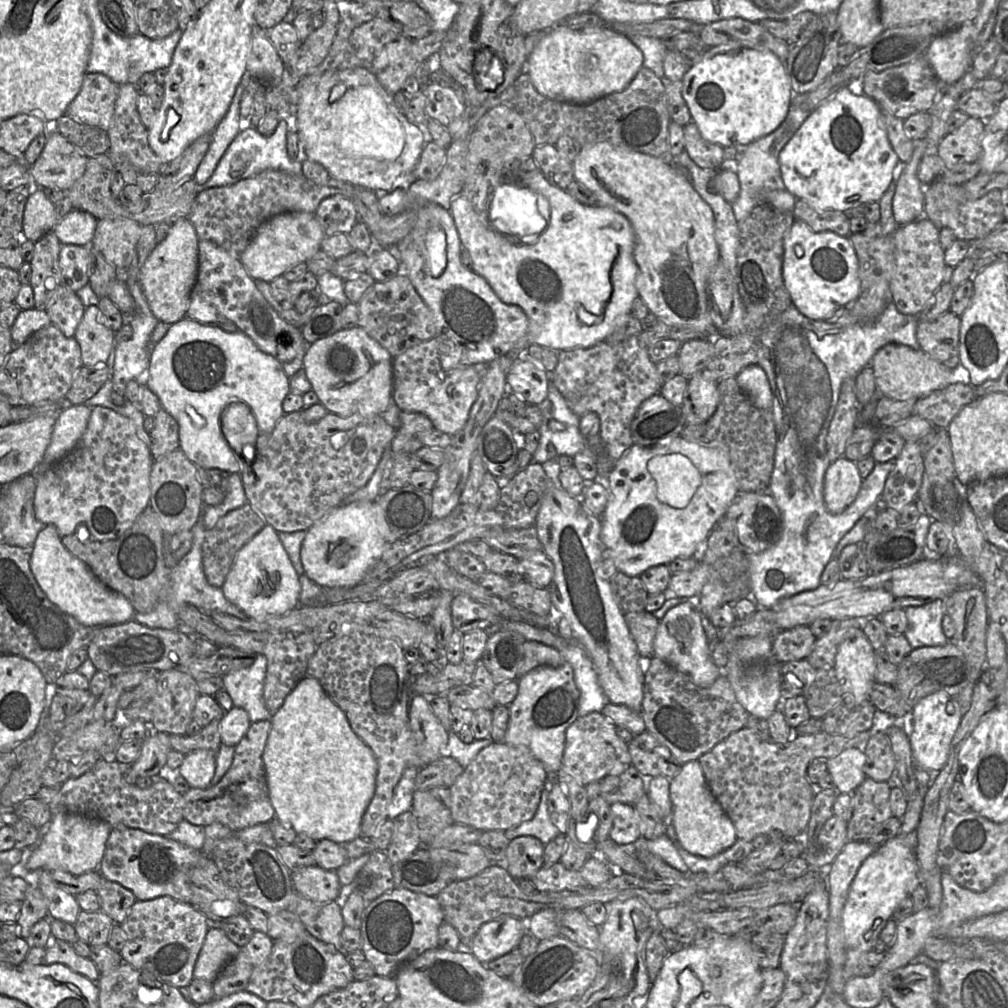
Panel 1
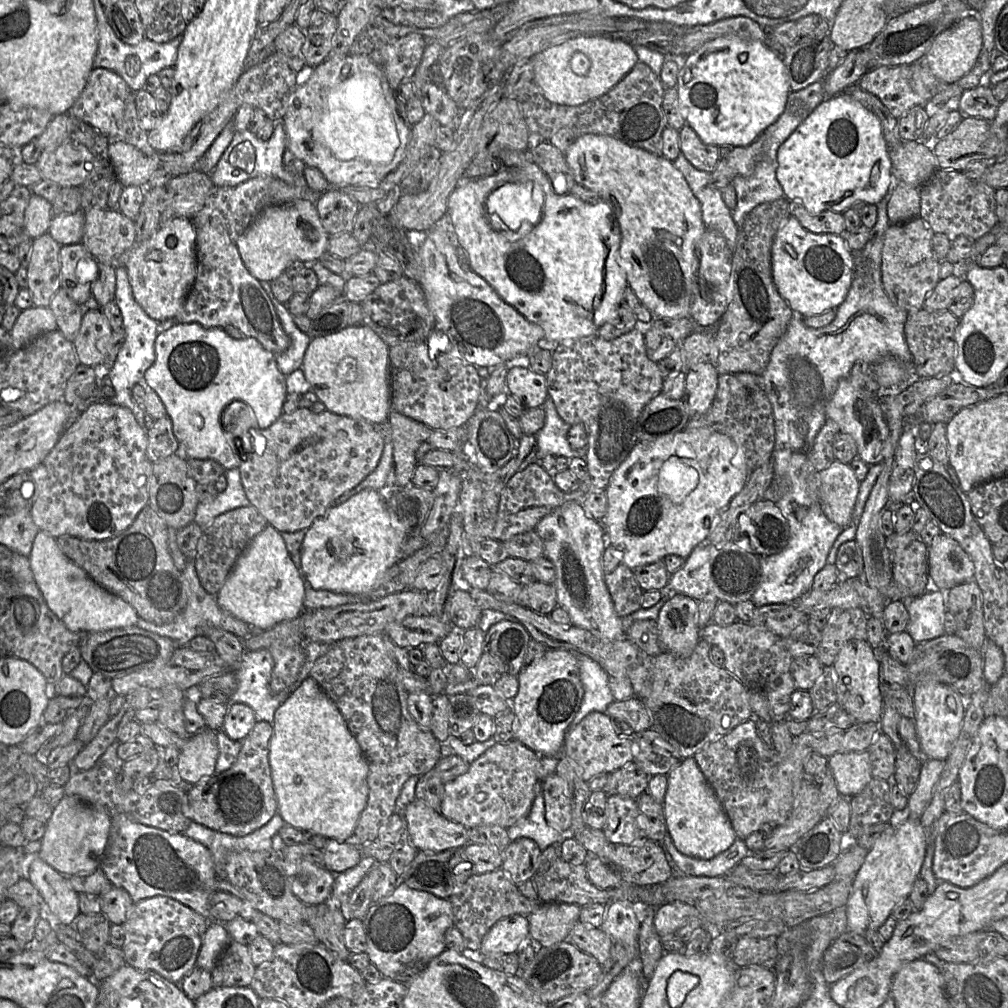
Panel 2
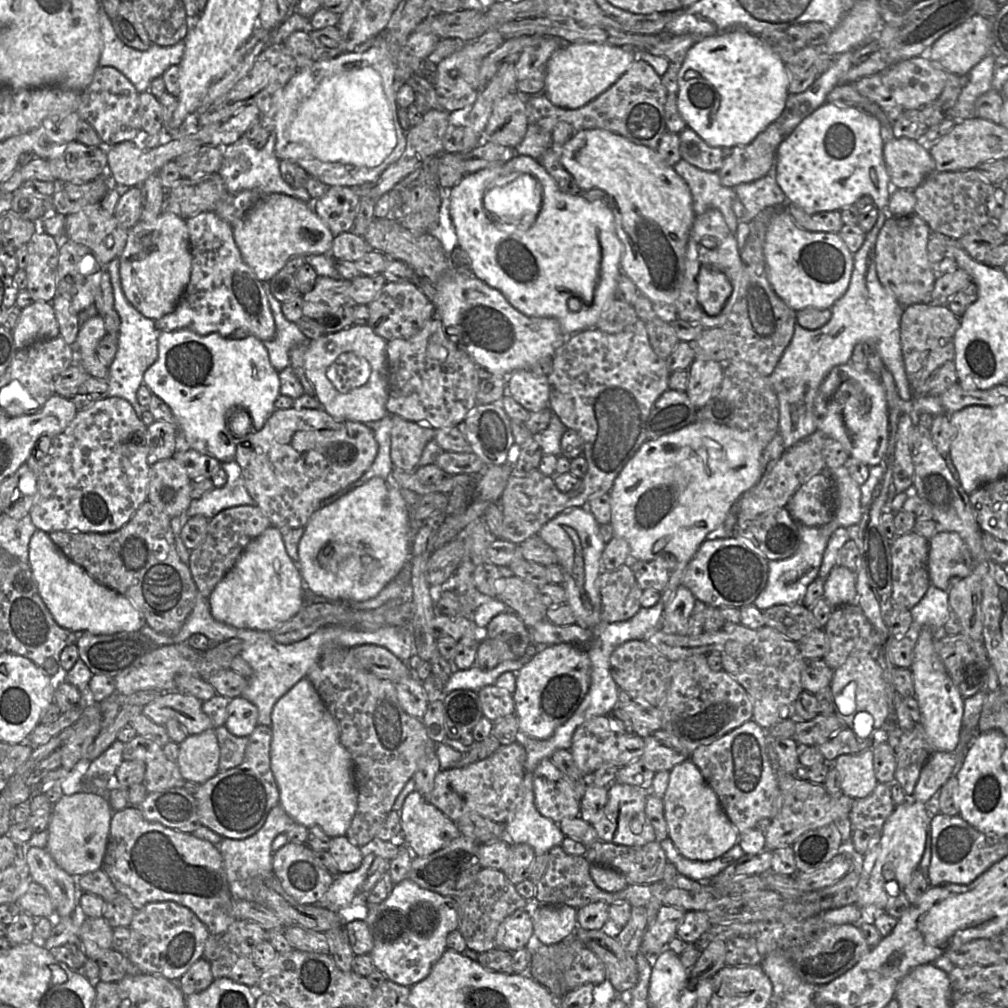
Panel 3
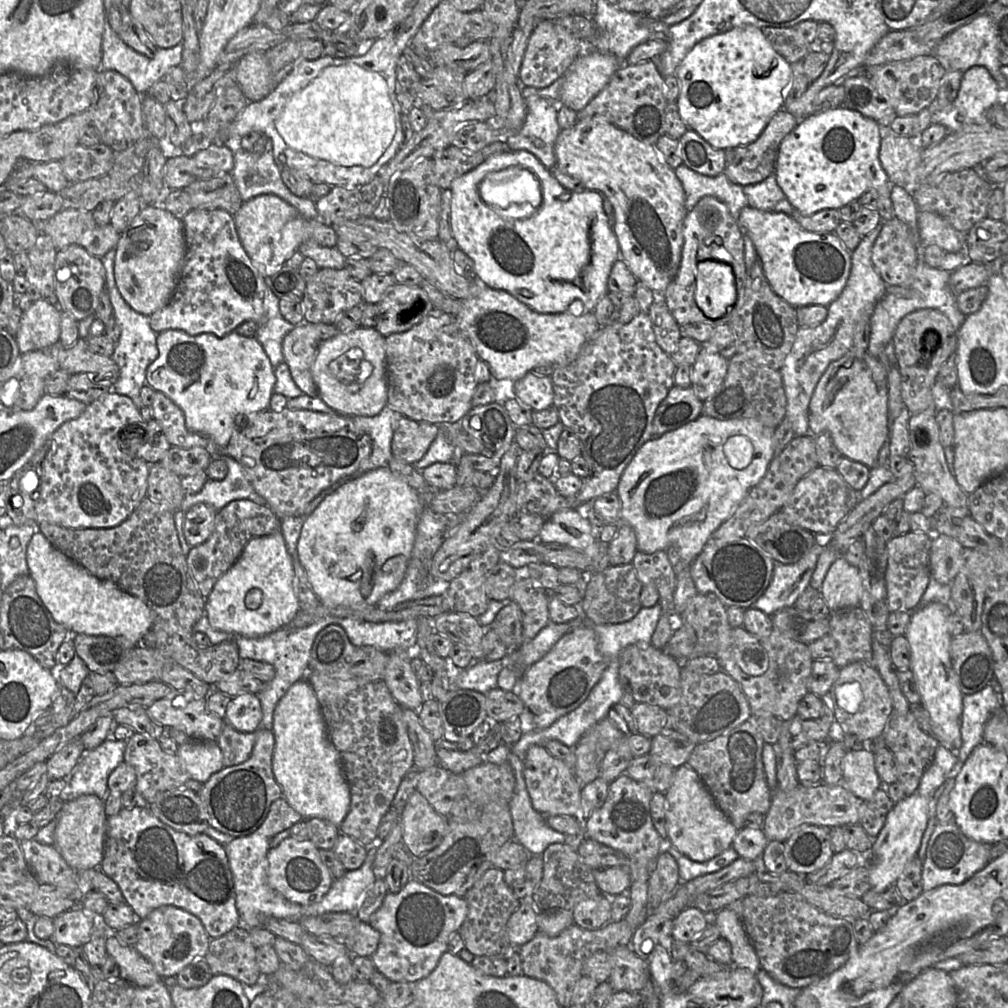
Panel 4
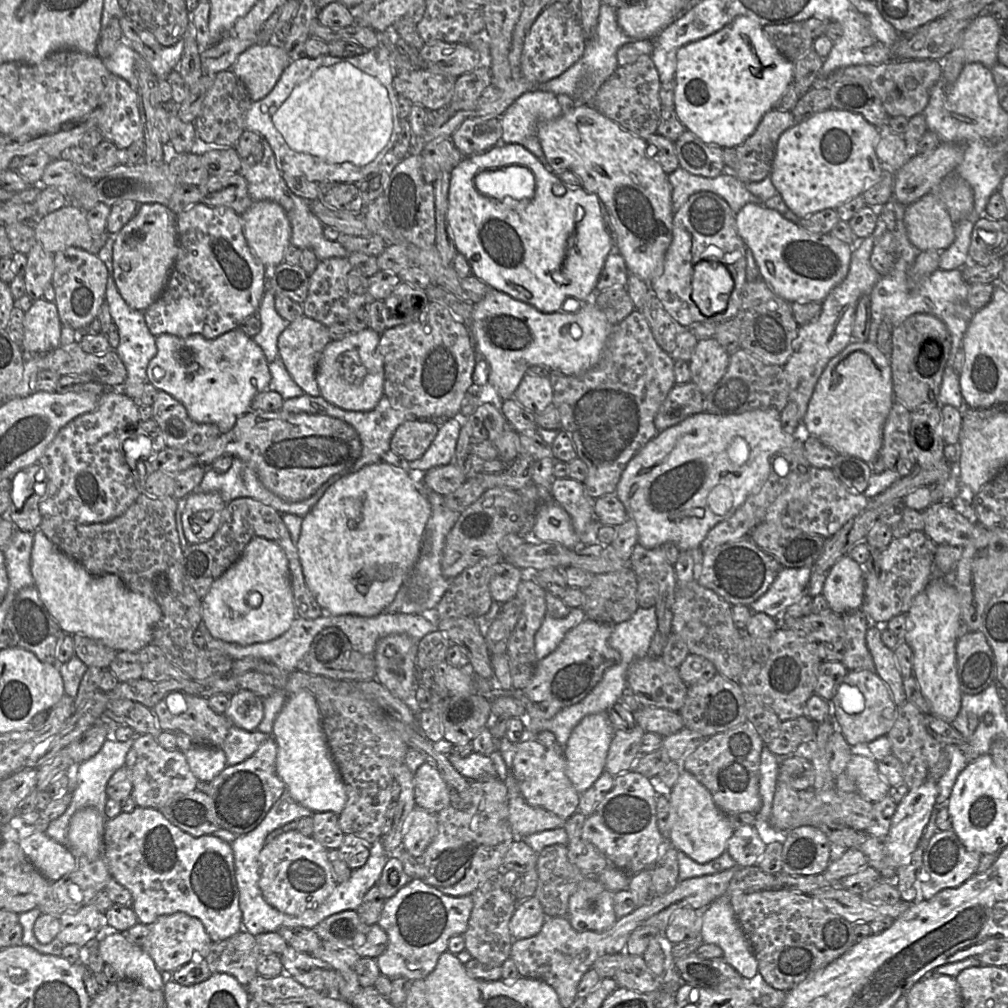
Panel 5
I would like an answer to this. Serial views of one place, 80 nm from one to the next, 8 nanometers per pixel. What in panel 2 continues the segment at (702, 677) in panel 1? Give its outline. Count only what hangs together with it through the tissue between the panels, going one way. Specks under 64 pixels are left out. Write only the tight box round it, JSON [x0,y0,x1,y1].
[657,593,700,657]

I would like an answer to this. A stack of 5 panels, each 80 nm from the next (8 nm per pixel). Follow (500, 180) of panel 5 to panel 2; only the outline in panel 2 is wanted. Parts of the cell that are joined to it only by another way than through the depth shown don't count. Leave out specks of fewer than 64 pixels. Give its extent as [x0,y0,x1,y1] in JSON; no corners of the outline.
[485,181,543,231]

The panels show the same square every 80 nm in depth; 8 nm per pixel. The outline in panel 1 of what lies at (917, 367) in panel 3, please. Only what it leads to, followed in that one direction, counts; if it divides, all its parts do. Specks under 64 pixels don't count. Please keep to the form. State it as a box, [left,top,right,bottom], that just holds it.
[916,311,961,369]

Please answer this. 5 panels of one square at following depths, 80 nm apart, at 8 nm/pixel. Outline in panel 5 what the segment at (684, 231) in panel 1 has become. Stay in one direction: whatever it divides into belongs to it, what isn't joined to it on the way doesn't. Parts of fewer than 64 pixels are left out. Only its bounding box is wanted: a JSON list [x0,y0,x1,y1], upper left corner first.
[538,103,674,283]

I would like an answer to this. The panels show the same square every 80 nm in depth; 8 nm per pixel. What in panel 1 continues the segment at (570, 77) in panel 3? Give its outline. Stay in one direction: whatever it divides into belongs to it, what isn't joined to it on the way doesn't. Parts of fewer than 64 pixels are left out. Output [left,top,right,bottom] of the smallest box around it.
[525,24,643,104]

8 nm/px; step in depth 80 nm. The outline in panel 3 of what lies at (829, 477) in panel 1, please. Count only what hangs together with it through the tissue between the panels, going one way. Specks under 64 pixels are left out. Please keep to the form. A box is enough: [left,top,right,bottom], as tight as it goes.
[821,466,863,537]

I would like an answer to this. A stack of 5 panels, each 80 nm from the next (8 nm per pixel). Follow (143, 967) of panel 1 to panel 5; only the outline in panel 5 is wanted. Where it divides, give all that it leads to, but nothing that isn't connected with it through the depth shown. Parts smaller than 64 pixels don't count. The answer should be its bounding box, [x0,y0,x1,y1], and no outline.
[142,912,212,972]

